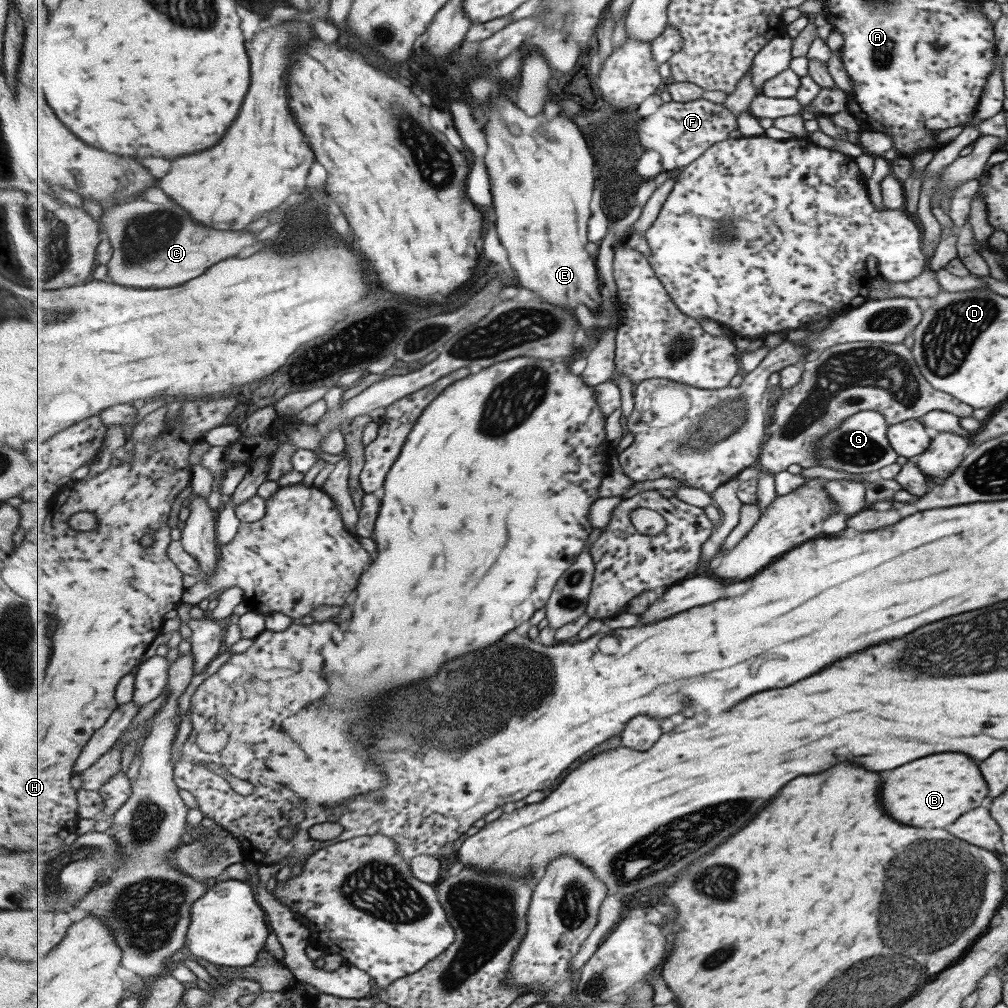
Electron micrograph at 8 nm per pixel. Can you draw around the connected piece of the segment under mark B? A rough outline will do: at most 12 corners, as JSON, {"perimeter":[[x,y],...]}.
{"perimeter":[[959,752],[881,772],[893,820],[943,828],[987,786]]}

